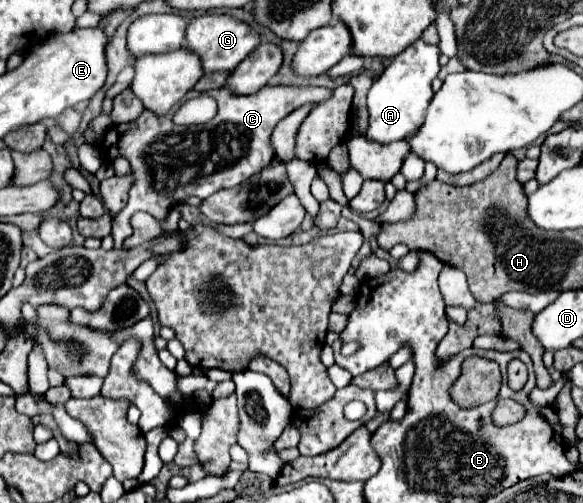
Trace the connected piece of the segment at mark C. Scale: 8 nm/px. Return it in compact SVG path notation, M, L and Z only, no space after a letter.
M264 86L260 88L256 94L248 94L248 96L232 96L226 88L220 90L212 90L210 96L218 102L218 114L206 122L206 124L198 124L198 126L176 126L172 122L172 116L176 112L176 108L172 108L168 112L168 116L156 120L156 116L152 116L152 112L142 112L136 120L128 122L128 124L114 124L102 140L102 150L106 154L108 160L116 160L118 156L126 158L132 166L132 174L134 174L134 186L130 188L130 200L126 204L126 208L114 216L112 220L112 238L114 238L114 250L120 250L122 242L126 238L130 238L134 234L134 228L130 224L130 218L136 212L148 212L152 214L158 222L164 222L172 210L172 204L182 204L186 198L190 196L198 196L198 198L208 198L218 190L224 188L234 188L242 182L246 182L250 176L258 174L262 168L266 168L274 156L274 150L270 146L270 134L274 130L274 126L288 116L290 112L294 112L296 108L304 106L304 104L318 104L324 102L332 96L332 90L328 88L290 88L290 86Z

